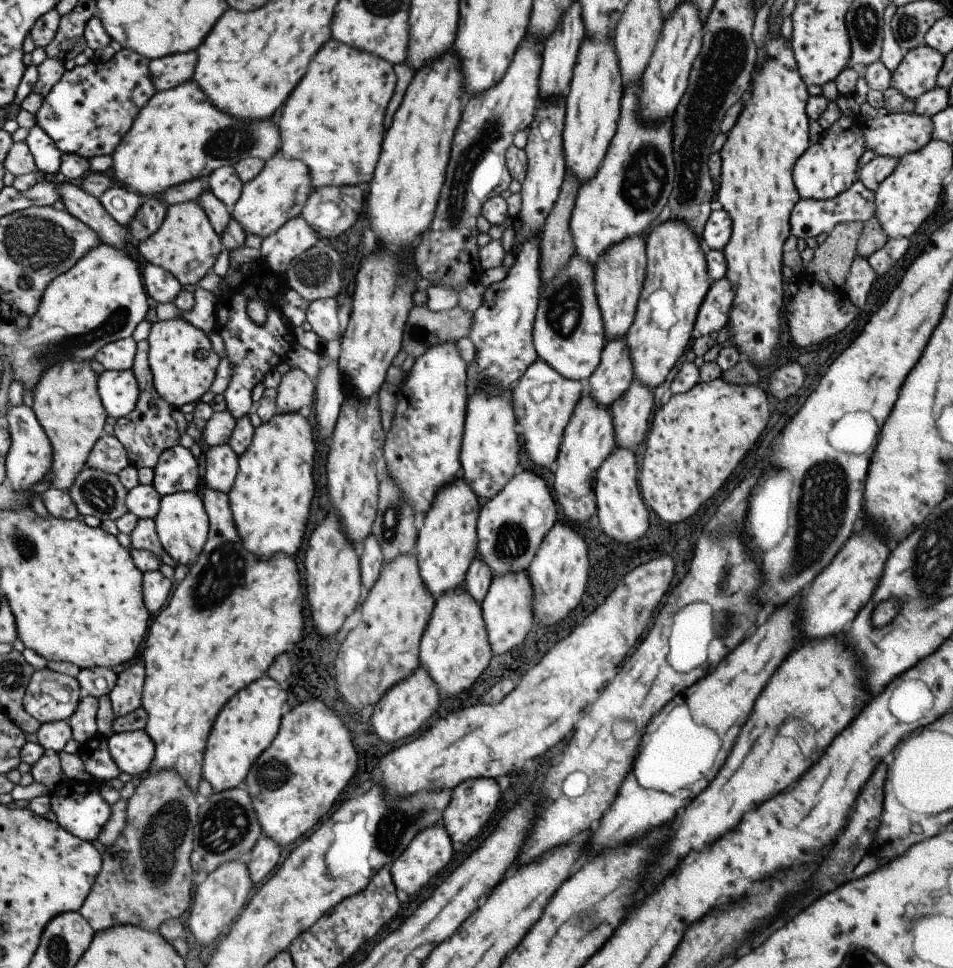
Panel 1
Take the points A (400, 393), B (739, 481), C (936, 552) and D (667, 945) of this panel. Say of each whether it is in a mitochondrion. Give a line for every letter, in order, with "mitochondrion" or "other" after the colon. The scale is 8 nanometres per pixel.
A: other
B: other
C: mitochondrion
D: other

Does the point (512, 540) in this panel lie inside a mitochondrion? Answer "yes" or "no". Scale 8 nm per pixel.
yes

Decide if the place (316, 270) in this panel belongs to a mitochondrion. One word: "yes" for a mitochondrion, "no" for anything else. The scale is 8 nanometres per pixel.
yes

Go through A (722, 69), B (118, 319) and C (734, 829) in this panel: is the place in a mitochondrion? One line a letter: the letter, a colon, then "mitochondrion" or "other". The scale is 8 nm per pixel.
A: mitochondrion
B: mitochondrion
C: other

